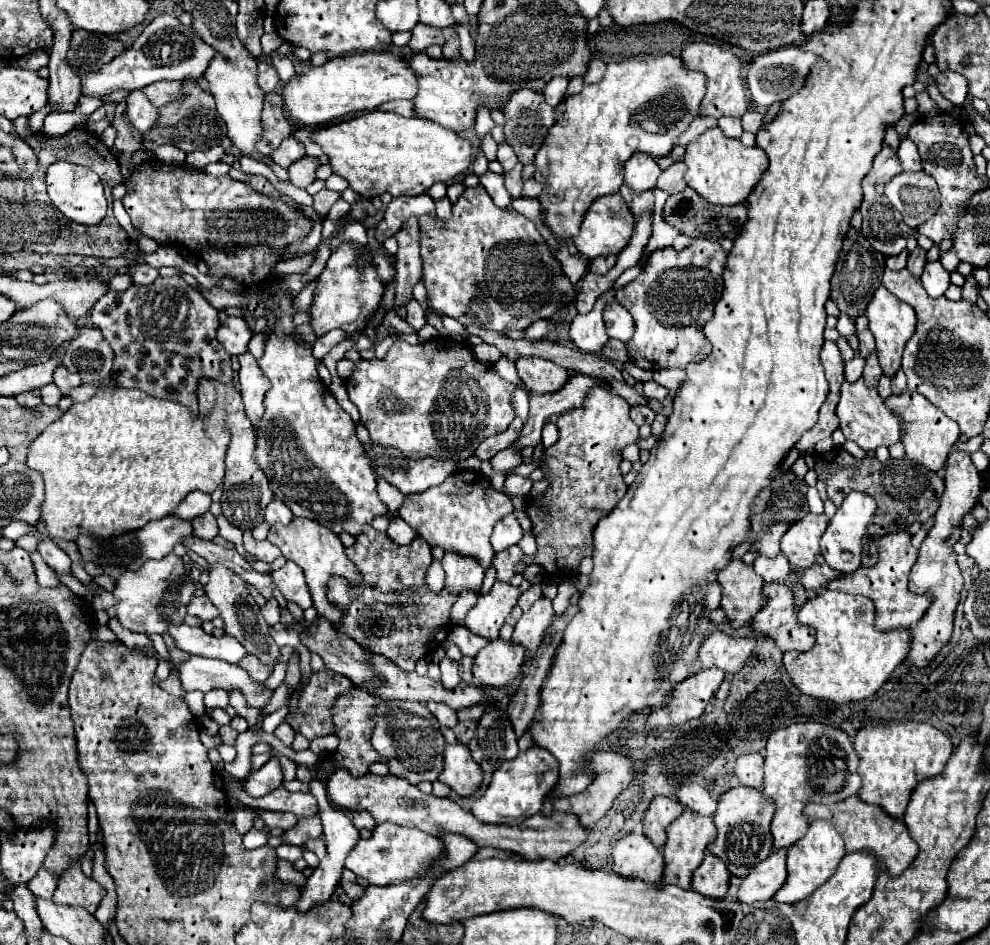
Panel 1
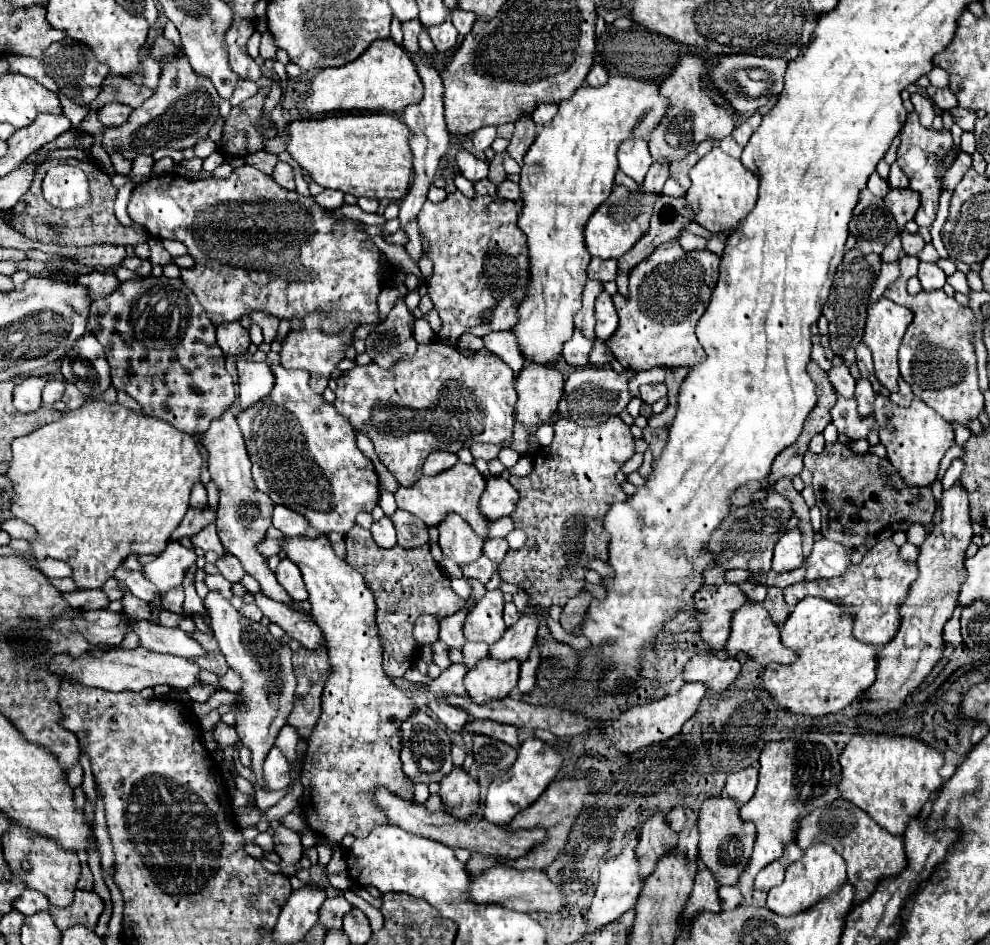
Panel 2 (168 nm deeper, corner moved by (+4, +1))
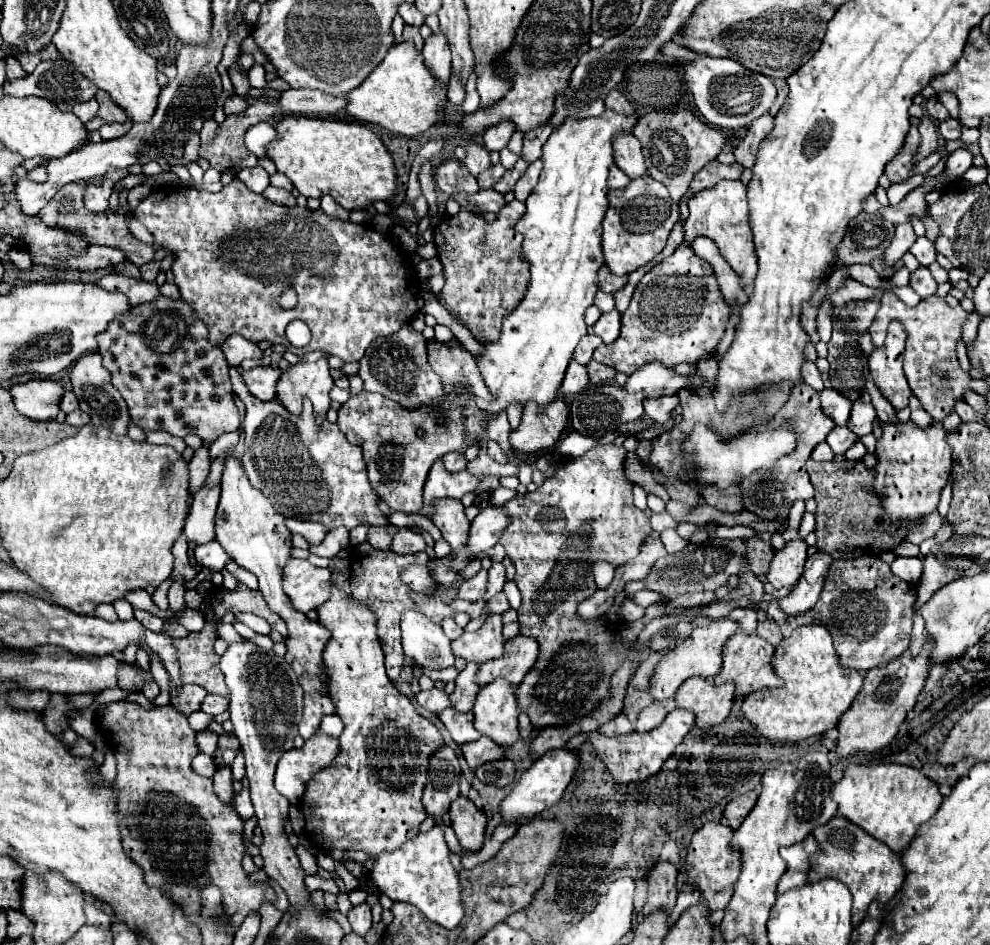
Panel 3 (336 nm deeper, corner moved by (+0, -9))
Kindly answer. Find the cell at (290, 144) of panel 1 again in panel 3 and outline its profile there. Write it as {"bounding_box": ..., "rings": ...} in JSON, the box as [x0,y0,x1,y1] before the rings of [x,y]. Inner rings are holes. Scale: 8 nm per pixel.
{"bounding_box":[238,166,270,192],"rings":[[[262,166],[244,168],[238,172],[238,178],[254,192],[264,192],[270,186],[270,174]]]}

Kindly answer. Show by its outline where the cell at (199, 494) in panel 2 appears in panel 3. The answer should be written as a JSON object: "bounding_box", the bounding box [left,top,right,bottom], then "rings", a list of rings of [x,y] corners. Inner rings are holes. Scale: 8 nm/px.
{"bounding_box":[190,446,210,494],"rings":[[[202,446],[194,452],[190,460],[190,494],[196,494],[206,484],[208,472],[210,472],[210,454],[208,448]]]}

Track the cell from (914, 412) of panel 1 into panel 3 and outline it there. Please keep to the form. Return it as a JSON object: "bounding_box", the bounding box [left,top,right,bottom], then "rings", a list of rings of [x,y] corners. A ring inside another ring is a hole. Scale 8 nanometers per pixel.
{"bounding_box":[874,422,952,520],"rings":[[[882,422],[884,434],[878,440],[878,466],[874,468],[874,488],[882,494],[882,506],[892,520],[928,516],[940,500],[940,492],[952,470],[952,450],[946,444],[946,430],[940,424],[918,428],[914,422]]]}

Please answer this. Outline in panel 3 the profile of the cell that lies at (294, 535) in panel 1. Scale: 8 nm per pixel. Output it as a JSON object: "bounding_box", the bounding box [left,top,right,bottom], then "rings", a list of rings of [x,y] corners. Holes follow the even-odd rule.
{"bounding_box":[300,580,444,856],"rings":[[[334,580],[328,582],[328,590],[330,590],[328,602],[320,604],[320,606],[316,608],[316,612],[318,612],[318,622],[320,622],[324,628],[328,628],[328,630],[332,632],[332,638],[328,640],[328,644],[326,644],[326,648],[324,648],[324,652],[322,652],[322,660],[324,660],[326,674],[328,674],[328,696],[330,696],[330,700],[332,700],[334,706],[336,706],[336,714],[338,714],[338,716],[342,718],[342,722],[344,722],[344,732],[342,732],[340,738],[338,738],[340,750],[338,750],[338,756],[334,758],[334,762],[332,762],[328,768],[322,768],[320,772],[316,772],[316,774],[312,776],[312,780],[306,784],[304,802],[302,802],[300,808],[302,808],[304,818],[306,818],[306,828],[304,828],[304,830],[306,830],[308,838],[310,838],[320,850],[334,850],[334,848],[336,848],[336,850],[362,850],[362,852],[366,852],[366,854],[376,856],[376,854],[380,854],[382,850],[394,850],[394,848],[402,846],[402,842],[414,838],[414,836],[420,832],[420,830],[418,830],[418,828],[420,828],[420,822],[428,816],[426,810],[424,810],[424,806],[422,806],[422,786],[426,784],[428,756],[430,756],[430,752],[438,750],[438,746],[442,746],[444,740],[442,740],[442,734],[438,732],[438,728],[436,728],[428,718],[420,716],[420,714],[416,712],[416,708],[414,708],[414,702],[412,702],[408,696],[400,694],[398,688],[396,688],[396,686],[390,682],[390,678],[386,676],[384,652],[382,652],[382,644],[380,644],[380,640],[378,640],[378,628],[376,628],[374,612],[372,612],[366,604],[360,604],[358,600],[354,600],[350,594],[342,592],[340,586],[338,586]]]}

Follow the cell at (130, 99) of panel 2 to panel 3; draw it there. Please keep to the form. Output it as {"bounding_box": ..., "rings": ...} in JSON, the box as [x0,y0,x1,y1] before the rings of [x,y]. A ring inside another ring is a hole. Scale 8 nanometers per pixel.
{"bounding_box":[86,90,128,132],"rings":[[[100,90],[100,92],[96,94],[96,100],[98,100],[98,104],[100,104],[100,110],[98,110],[98,116],[86,124],[86,128],[88,128],[90,132],[92,132],[92,130],[98,130],[100,126],[110,124],[110,122],[126,122],[126,120],[128,120],[128,114],[126,114],[118,104],[112,102],[112,98],[110,98],[108,92]]]}

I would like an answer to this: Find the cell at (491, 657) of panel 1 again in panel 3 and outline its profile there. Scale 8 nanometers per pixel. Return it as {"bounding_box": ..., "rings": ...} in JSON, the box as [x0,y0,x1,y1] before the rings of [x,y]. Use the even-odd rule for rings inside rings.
{"bounding_box":[472,678,518,746],"rings":[[[496,678],[478,690],[472,712],[476,730],[500,746],[512,746],[518,740],[516,688],[504,678]]]}

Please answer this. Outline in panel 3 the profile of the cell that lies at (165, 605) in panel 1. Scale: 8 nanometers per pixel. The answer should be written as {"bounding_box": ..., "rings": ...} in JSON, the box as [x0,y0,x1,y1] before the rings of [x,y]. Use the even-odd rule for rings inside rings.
{"bounding_box":[170,538,198,586],"rings":[[[178,538],[178,542],[174,542],[172,554],[174,554],[174,570],[172,570],[170,580],[172,582],[182,580],[182,584],[186,586],[198,574],[198,570],[188,560],[188,542],[186,542],[186,538]]]}

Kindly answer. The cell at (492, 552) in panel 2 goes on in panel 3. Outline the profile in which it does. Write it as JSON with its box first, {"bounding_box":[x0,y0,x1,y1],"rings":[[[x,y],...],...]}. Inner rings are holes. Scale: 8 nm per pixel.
{"bounding_box":[484,562,506,600],"rings":[[[492,562],[488,574],[490,574],[490,578],[488,578],[488,590],[486,590],[484,600],[490,600],[496,592],[502,590],[502,586],[506,582],[506,566],[502,562]]]}

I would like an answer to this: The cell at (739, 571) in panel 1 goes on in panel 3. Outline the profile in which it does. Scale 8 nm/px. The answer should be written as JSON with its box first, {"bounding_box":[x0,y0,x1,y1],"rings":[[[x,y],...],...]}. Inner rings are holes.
{"bounding_box":[650,616,740,702],"rings":[[[724,616],[724,618],[718,618],[712,624],[704,626],[704,628],[702,626],[700,628],[694,628],[692,634],[684,642],[676,644],[672,650],[668,650],[666,656],[656,666],[654,676],[650,680],[650,686],[652,686],[650,692],[652,692],[654,700],[660,702],[660,700],[670,698],[680,688],[680,684],[686,678],[690,678],[690,676],[706,676],[706,678],[716,676],[718,670],[722,668],[722,650],[724,650],[724,644],[726,644],[726,640],[734,632],[738,632],[738,628],[740,628],[740,624],[736,620]]]}

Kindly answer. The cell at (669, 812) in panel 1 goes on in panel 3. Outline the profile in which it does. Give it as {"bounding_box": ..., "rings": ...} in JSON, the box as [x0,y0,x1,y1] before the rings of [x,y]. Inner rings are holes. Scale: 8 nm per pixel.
{"bounding_box":[642,862,678,914],"rings":[[[658,862],[648,870],[648,898],[642,908],[644,914],[656,910],[670,912],[678,896],[678,868],[670,862]]]}

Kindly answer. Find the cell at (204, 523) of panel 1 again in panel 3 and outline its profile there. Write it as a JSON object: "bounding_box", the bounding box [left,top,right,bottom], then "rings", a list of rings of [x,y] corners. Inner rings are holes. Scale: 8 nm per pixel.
{"bounding_box":[194,540,230,572],"rings":[[[216,540],[206,544],[206,546],[196,546],[194,558],[200,566],[210,568],[212,572],[222,572],[226,568],[226,562],[230,560],[230,556],[222,550],[222,546]]]}

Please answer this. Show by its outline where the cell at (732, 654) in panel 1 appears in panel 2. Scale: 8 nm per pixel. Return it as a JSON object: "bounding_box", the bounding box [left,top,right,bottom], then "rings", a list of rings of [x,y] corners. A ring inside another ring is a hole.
{"bounding_box":[682,652,740,692],"rings":[[[698,652],[688,660],[682,678],[684,682],[702,682],[706,688],[716,692],[728,690],[740,674],[738,658],[718,658],[716,654]]]}

